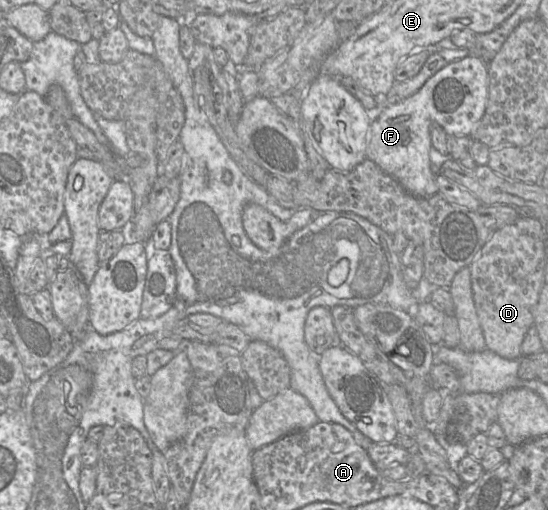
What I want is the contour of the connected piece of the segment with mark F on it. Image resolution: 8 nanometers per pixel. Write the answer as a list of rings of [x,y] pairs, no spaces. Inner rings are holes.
[[[468,55],[447,64],[413,95],[372,113],[366,157],[395,178],[412,196],[428,198],[437,194],[430,161],[430,127],[437,123],[448,135],[469,136],[485,113],[488,88],[488,63],[481,58]]]

